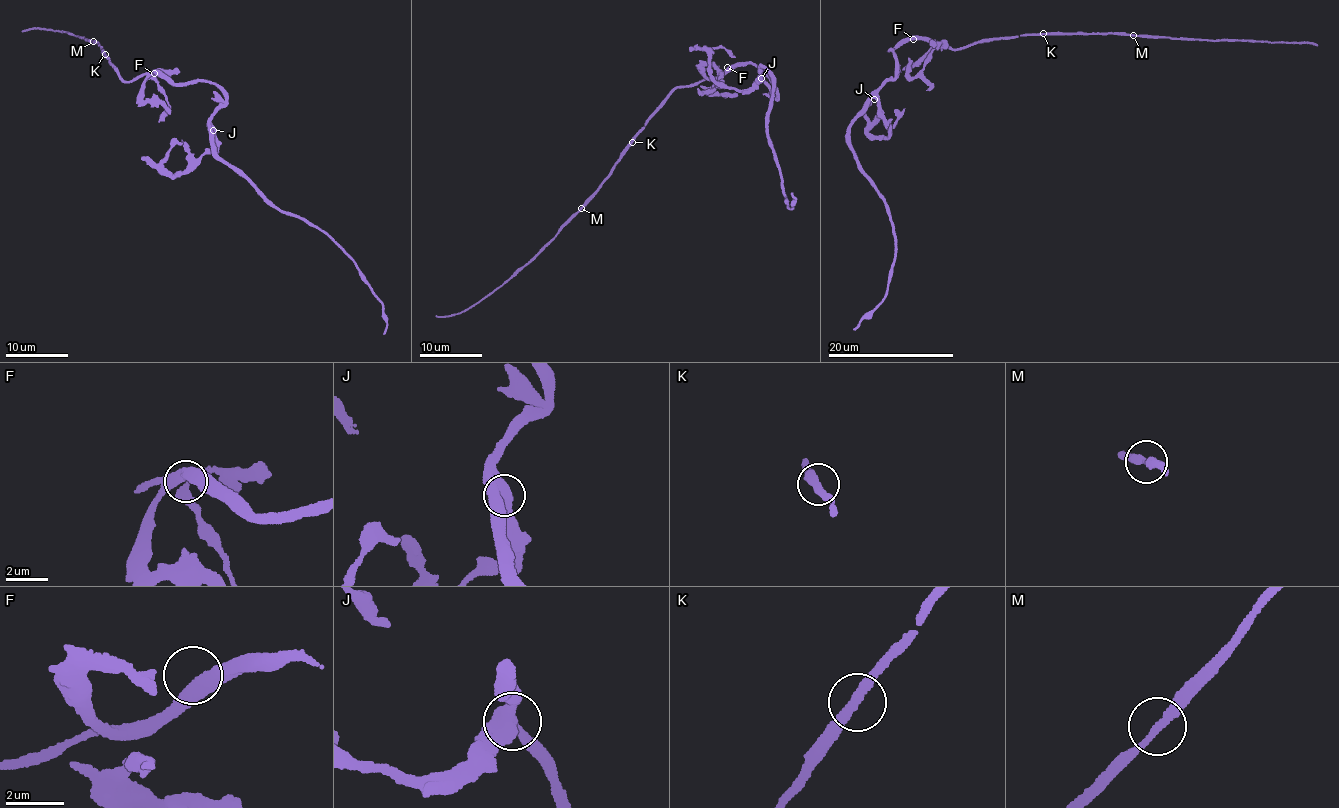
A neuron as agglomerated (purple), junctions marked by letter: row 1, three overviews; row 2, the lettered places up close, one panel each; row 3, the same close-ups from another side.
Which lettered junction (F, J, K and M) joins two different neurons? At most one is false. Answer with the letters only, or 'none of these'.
none of these

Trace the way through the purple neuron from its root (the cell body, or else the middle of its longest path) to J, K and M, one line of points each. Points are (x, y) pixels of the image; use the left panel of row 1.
J: (157, 73), (176, 84), (207, 80), (220, 89), (225, 102), (211, 121), (213, 130)
K: (157, 73), (142, 74), (123, 81), (105, 53)
M: (157, 73), (142, 74), (123, 81), (103, 47), (93, 42)

